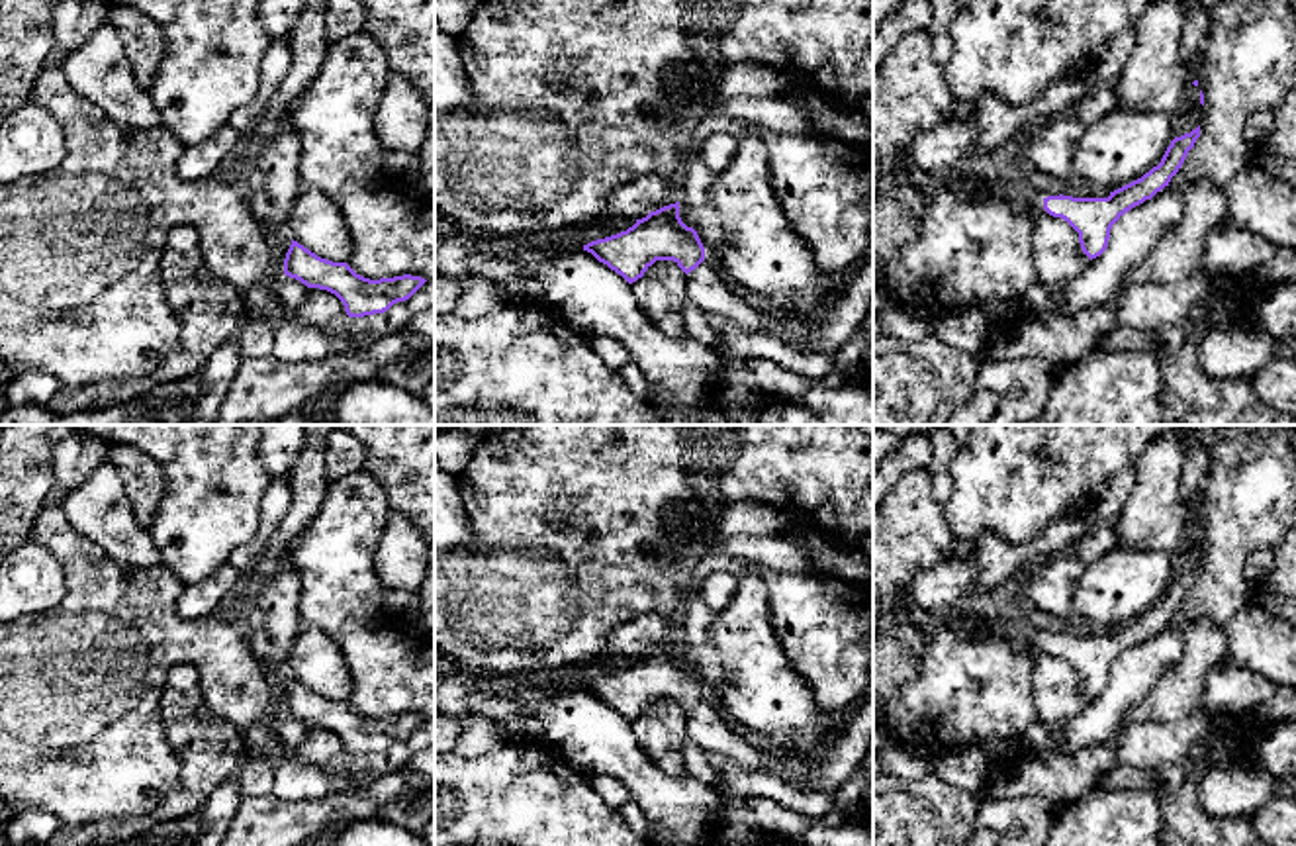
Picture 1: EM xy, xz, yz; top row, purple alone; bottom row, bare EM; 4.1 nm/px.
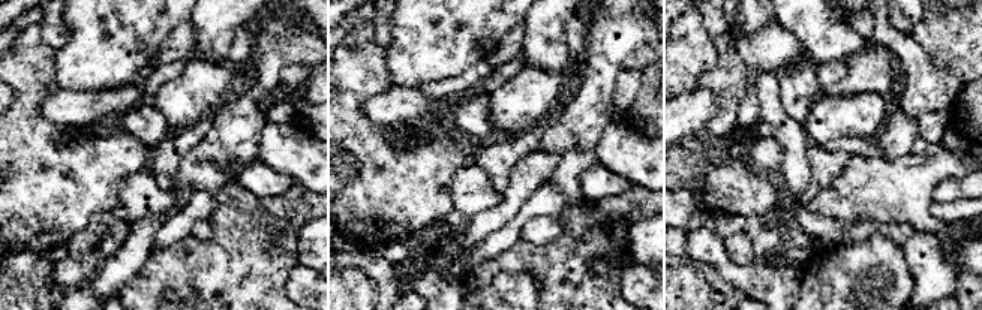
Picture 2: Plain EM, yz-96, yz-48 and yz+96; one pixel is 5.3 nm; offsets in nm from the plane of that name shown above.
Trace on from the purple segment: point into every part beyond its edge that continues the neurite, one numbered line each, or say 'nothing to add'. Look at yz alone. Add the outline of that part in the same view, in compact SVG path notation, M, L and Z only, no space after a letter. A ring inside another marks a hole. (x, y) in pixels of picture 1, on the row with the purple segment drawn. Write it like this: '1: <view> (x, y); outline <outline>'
1: yz (1032, 198); outline M1030 190L1030 192L1018 192L1020 200L1032 208L1032 210L1040 210L1043 208L1043 196L1038 190Z

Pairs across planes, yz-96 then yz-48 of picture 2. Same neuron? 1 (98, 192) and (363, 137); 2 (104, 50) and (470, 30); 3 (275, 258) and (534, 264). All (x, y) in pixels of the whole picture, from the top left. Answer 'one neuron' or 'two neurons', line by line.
1: one neuron
2: one neuron
3: one neuron

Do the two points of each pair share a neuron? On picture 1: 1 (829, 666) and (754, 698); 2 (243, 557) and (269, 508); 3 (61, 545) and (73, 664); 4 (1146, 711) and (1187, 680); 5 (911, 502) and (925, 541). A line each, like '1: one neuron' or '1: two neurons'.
1: two neurons
2: one neuron
3: one neuron
4: one neuron
5: one neuron

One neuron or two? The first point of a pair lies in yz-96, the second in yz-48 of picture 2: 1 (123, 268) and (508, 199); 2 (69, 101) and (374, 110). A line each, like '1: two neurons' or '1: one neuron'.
1: one neuron
2: one neuron

